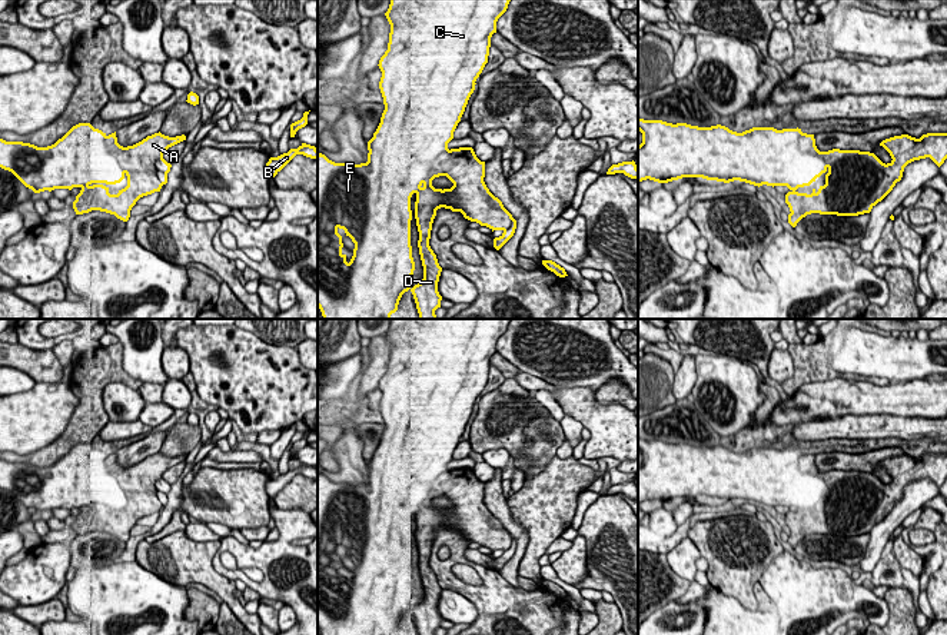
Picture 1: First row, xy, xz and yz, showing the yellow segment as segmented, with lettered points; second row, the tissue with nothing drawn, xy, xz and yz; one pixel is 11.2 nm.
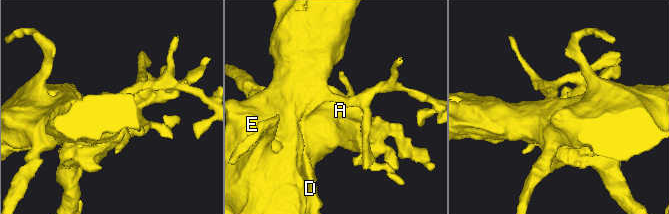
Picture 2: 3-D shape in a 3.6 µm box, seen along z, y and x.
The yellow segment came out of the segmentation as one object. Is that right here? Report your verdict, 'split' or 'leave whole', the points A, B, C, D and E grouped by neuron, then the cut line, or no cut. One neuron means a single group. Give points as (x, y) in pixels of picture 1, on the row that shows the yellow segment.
split; groups A D / B C E; cut yz (803, 133), (800, 149), (816, 153), (827, 166)

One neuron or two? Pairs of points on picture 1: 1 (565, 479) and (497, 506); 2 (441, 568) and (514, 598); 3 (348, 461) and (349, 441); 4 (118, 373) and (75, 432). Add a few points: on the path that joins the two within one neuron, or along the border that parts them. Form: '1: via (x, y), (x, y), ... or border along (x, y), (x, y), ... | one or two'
1: border along (505, 499), (511, 515), (527, 531) | two
2: via (458, 587), (482, 597), (495, 597) | one
3: via (348, 456), (349, 445) | one
4: via (100, 382), (90, 392), (90, 415) | one

